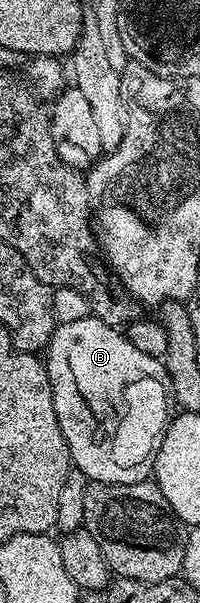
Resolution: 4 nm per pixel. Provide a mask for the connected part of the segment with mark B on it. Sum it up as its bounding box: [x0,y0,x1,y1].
[43,315,171,485]

